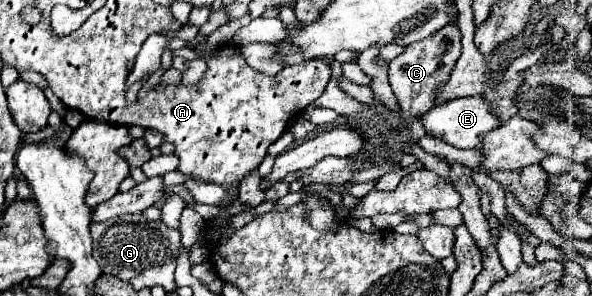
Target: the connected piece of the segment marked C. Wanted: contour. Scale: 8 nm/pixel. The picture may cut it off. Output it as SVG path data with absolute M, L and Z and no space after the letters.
M450 21L446 27L432 33L430 37L406 47L404 53L400 53L390 63L390 71L388 71L390 85L402 107L404 117L420 117L432 107L430 95L434 87L438 87L448 79L448 73L452 71L458 57L460 57L460 31L458 31L458 23Z

